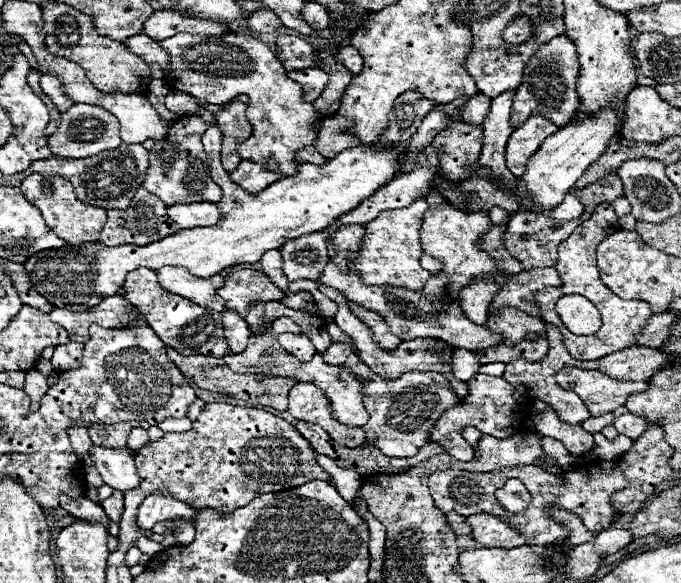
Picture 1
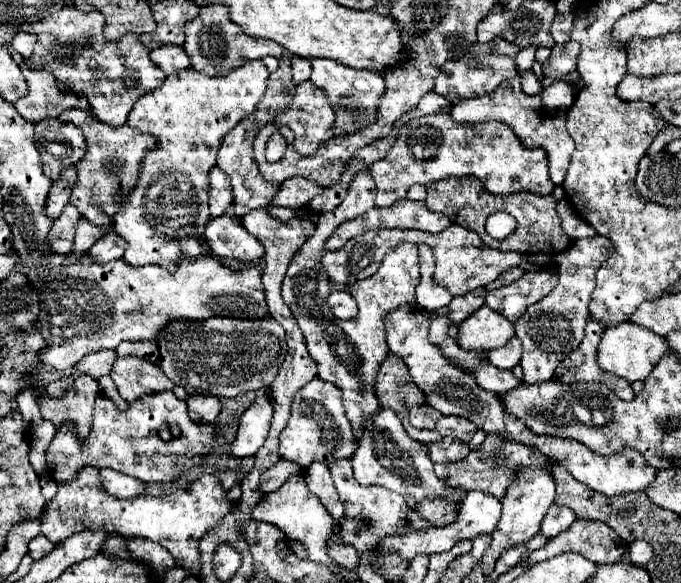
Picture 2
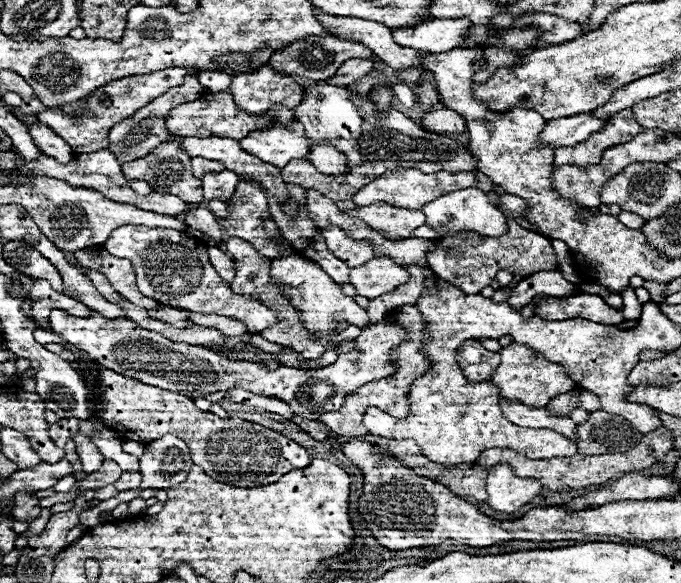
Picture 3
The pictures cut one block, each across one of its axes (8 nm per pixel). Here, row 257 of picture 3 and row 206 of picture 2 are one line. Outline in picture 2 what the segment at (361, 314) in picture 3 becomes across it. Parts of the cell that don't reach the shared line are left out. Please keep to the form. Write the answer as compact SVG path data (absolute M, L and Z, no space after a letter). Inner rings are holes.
M294 176L280 184L280 190L272 198L272 204L286 206L286 208L302 208L320 192L322 192L320 184L302 176Z

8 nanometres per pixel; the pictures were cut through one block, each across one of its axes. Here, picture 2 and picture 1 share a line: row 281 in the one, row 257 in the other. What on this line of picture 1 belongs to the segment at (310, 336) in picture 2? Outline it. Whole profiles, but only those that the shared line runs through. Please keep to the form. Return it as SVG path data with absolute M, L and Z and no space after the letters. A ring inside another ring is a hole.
M418 198L412 206L400 210L384 210L376 220L368 222L364 236L362 256L356 260L356 270L364 276L364 284L370 286L404 286L408 290L422 290L426 280L432 276L420 266L420 228L428 204L424 198ZM316 232L286 242L280 250L284 256L284 274L294 280L320 280L328 264L328 234Z

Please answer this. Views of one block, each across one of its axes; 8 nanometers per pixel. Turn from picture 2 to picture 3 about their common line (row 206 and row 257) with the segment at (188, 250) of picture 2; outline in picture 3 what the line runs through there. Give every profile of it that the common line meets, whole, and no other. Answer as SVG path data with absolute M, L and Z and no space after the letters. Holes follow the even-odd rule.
M128 224L112 230L108 240L104 242L104 248L118 258L128 258L136 270L136 282L140 292L148 298L156 298L160 304L202 314L228 316L244 322L246 330L254 334L278 322L274 310L266 308L250 296L234 294L212 268L206 244L198 238L188 238L184 232Z

